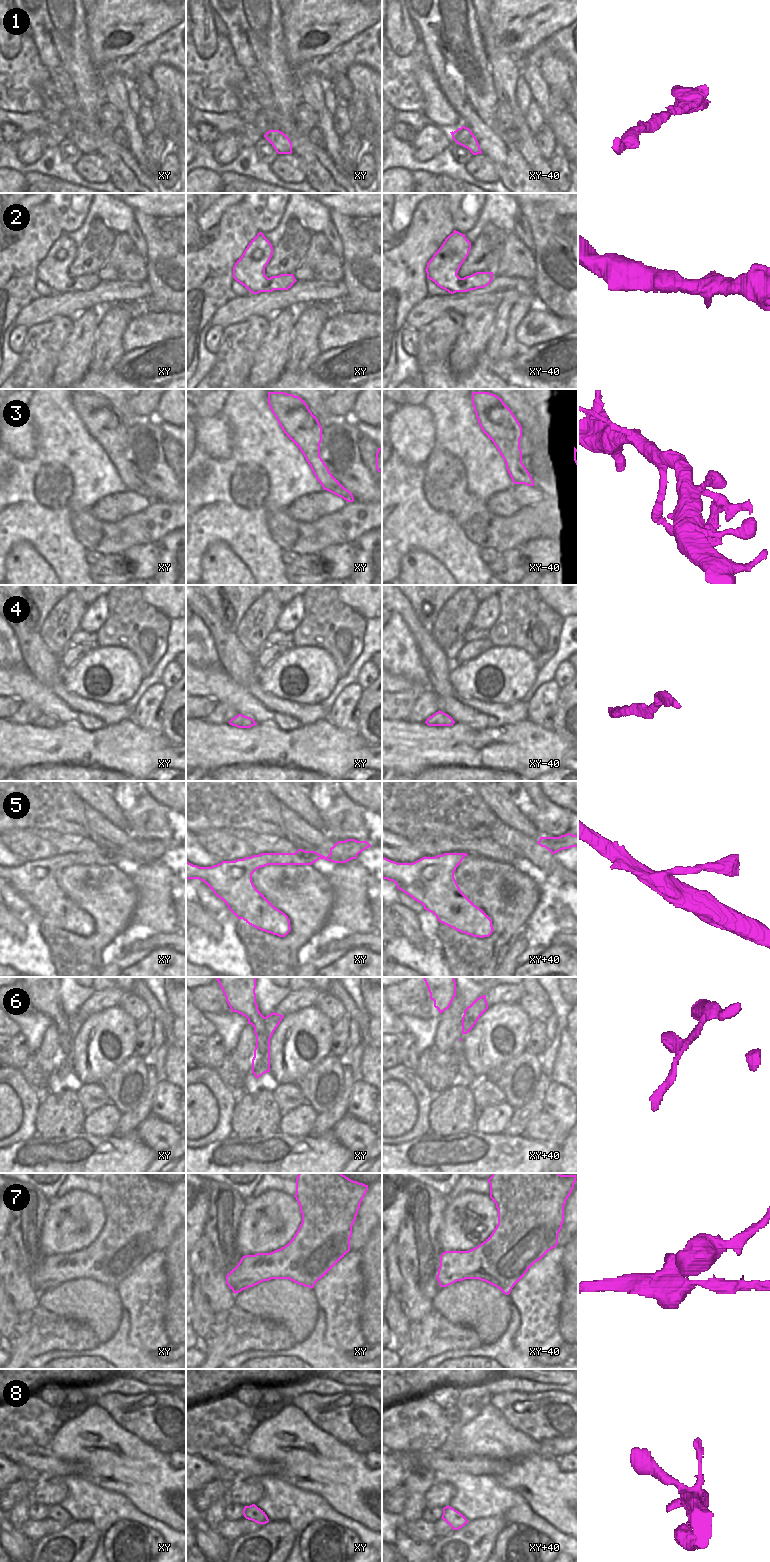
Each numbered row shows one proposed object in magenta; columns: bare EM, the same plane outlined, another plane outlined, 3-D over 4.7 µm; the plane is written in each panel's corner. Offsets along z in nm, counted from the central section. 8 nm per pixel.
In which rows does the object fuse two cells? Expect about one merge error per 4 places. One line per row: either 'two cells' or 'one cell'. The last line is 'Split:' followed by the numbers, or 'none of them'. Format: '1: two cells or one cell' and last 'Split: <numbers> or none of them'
1: one cell
2: one cell
3: one cell
4: one cell
5: one cell
6: one cell
7: two cells
8: one cell
Split: 7

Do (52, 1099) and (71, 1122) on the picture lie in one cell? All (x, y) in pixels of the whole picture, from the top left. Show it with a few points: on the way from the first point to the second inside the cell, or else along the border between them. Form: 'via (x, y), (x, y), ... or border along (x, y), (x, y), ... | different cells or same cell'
via (54, 1105), (65, 1116) | same cell

